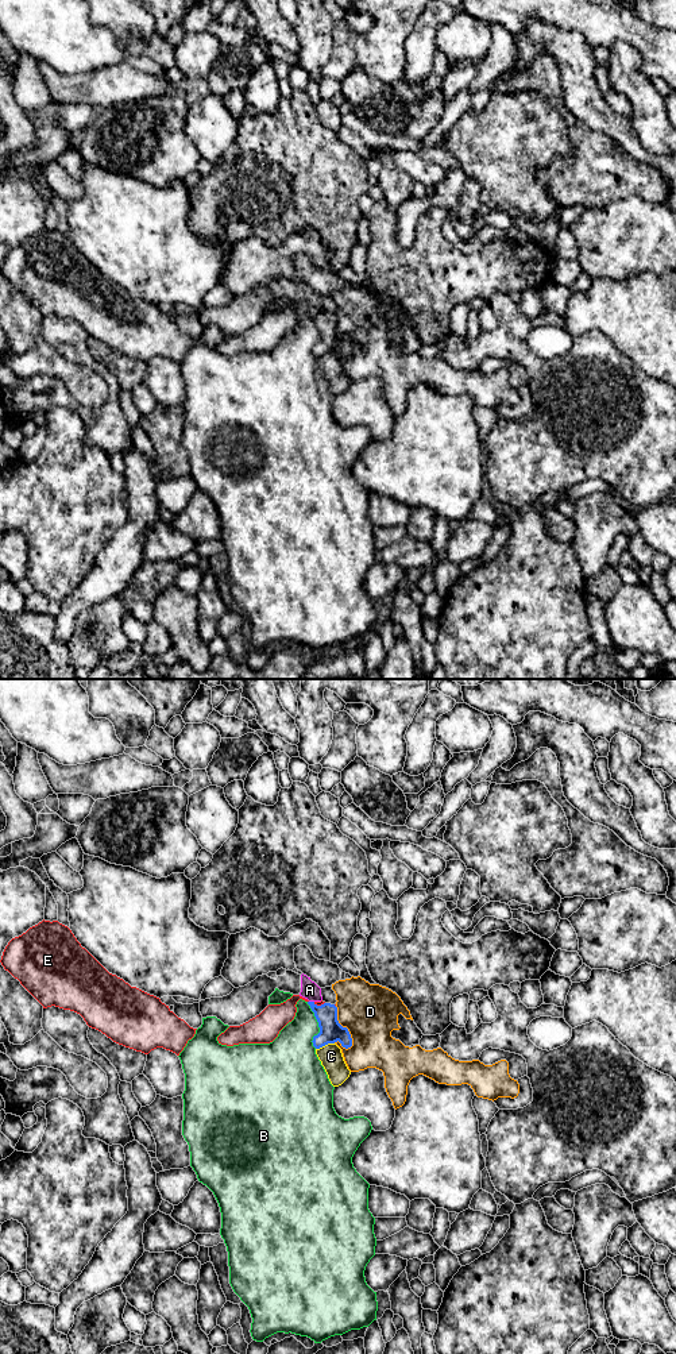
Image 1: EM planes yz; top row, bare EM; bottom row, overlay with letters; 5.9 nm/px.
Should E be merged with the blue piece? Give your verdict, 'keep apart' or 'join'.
join

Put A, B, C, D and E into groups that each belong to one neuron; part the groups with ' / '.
A / B / C / D / E

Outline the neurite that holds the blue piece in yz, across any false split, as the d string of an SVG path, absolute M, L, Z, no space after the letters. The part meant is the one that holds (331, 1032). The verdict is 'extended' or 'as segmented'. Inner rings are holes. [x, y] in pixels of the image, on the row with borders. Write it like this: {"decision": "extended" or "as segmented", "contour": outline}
{"decision": "extended", "contour": "M293 995L281 1004L269 1004L259 1015L240 1026L229 1026L217 1037L219 1044L233 1046L239 1044L270 1044L279 1031L294 1019L297 1002L305 1000L318 1022L320 1033L313 1037L313 1046L320 1049L328 1044L340 1042L343 1048L352 1046L352 1038L347 1027L337 1021L336 1004L325 1002L309 1002L308 999Z"}

